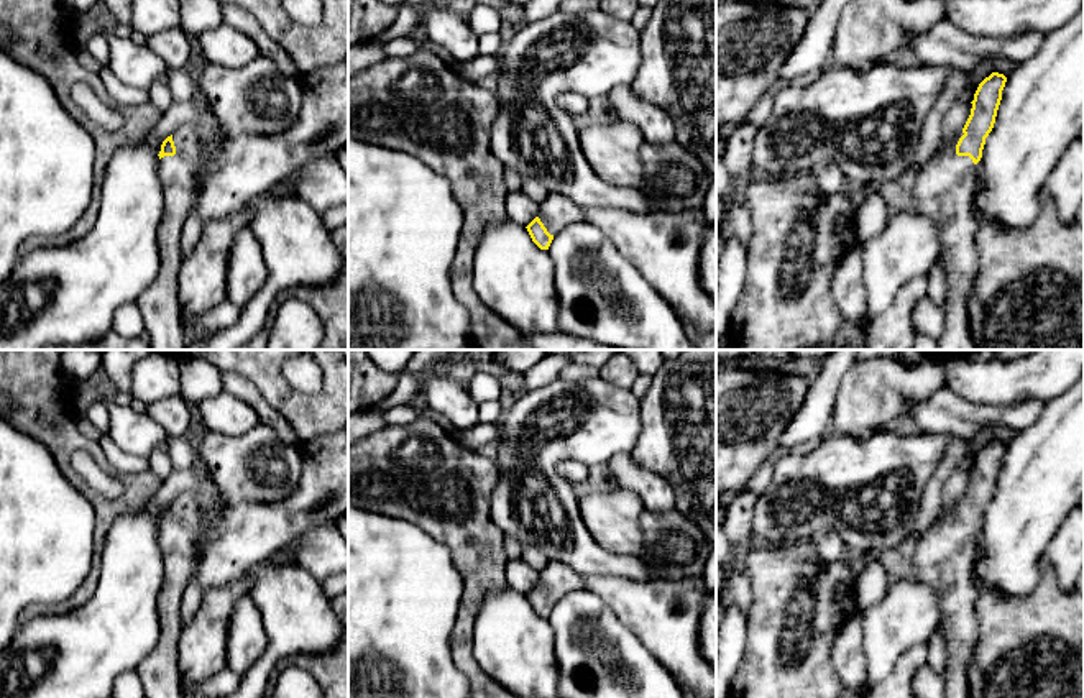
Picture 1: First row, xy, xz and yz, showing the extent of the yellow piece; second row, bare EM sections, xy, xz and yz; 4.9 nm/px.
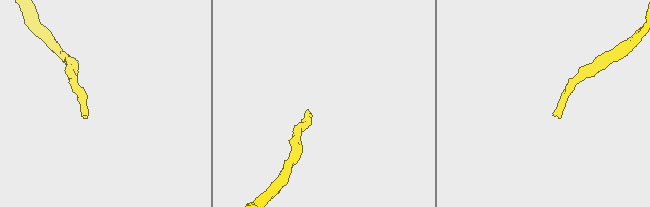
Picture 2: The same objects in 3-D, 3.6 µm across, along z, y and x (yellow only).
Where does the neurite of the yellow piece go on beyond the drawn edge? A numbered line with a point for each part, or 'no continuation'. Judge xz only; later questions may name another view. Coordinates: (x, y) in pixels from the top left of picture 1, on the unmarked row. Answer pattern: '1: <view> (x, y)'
1: xz (557, 578)

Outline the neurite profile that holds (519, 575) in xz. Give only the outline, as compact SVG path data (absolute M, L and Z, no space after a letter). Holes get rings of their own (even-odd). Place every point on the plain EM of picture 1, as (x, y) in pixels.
M522 557L508 560L506 583L509 588L527 595L539 583L539 572L532 568Z

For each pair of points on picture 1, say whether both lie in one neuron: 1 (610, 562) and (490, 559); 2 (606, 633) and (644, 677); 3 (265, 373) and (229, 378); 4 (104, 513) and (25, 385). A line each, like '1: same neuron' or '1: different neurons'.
1: different neurons
2: same neuron
3: different neurons
4: same neuron

